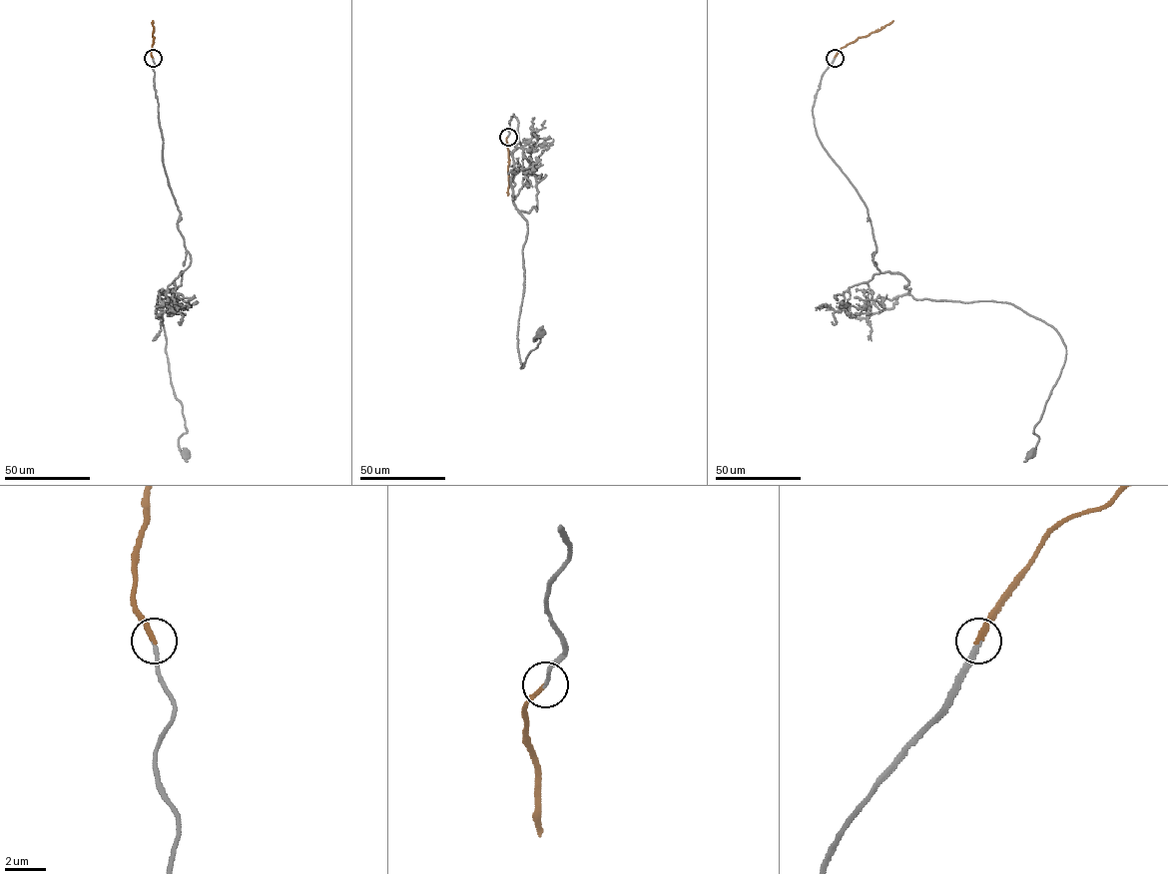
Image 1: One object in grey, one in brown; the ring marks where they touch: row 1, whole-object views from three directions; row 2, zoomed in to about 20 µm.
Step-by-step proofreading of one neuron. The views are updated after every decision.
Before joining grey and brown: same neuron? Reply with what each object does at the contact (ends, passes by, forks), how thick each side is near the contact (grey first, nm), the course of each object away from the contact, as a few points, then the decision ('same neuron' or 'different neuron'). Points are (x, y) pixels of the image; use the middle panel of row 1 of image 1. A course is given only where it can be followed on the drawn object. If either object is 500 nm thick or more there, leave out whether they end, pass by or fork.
grey ends; brown ends; calibres 200 and 240 nm; course grey (508, 136), (513, 114), (533, 174), (545, 176), (536, 211), (520, 214), (527, 227), (520, 368), (539, 333); course brown (508, 136), (507, 196); same neuron

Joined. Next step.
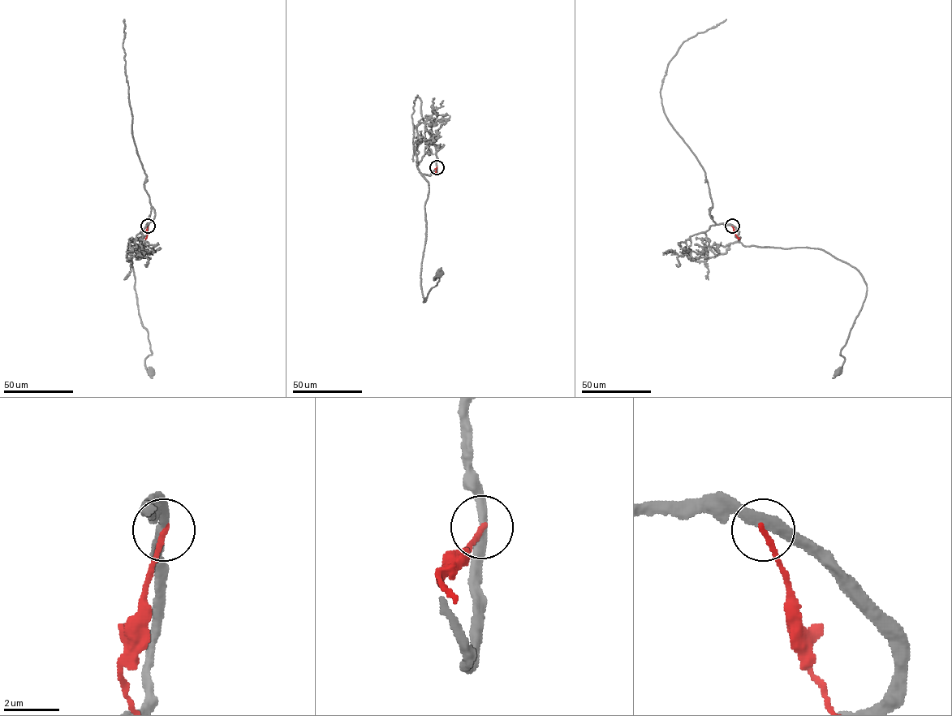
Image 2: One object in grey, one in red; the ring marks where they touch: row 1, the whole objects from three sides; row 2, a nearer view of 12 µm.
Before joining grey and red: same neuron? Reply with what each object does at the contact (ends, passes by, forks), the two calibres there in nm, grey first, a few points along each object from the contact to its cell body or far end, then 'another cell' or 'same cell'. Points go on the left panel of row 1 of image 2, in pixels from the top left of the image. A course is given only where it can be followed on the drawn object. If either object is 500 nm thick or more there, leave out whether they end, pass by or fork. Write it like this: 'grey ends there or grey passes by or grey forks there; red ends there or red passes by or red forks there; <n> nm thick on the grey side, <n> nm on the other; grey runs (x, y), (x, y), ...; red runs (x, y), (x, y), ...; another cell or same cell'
grey passes by; red ends there; 360 nm thick on the grey side, 180 nm on the other; grey runs (148, 226), (147, 235), (134, 241), (140, 246), (131, 261), (152, 351), (144, 364), (149, 371); red runs (148, 226), (145, 239); another cell

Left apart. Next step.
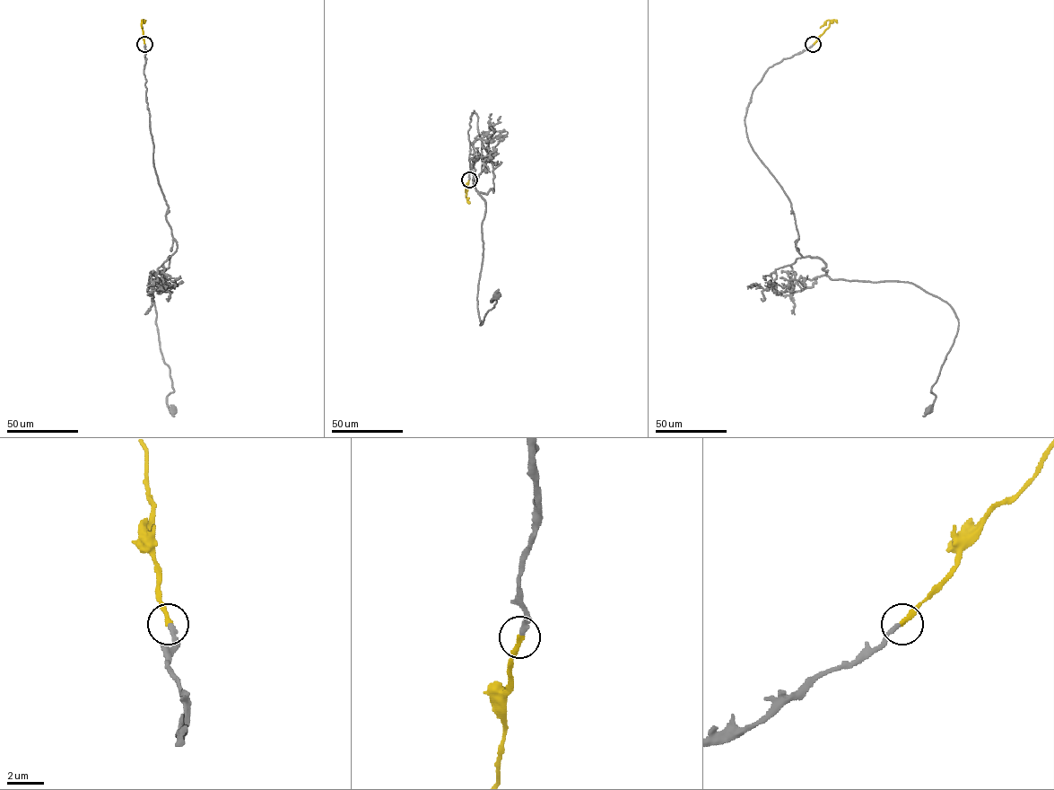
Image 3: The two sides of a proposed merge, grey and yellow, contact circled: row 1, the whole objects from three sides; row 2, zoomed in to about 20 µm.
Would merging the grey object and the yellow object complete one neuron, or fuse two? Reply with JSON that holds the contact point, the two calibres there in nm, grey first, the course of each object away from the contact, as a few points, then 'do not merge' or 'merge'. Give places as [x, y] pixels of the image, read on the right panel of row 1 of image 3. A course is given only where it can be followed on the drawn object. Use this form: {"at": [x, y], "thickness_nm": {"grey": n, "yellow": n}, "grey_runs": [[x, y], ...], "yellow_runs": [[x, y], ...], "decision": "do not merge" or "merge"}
{"at": [813, 44], "thickness_nm": {"grey": 240, "yellow": 260}, "grey_runs": [[813, 45], [753, 89], [748, 140], [791, 203], [803, 257], [832, 279], [911, 283], [953, 309], [928, 409]], "yellow_runs": [[813, 45], [829, 27], [830, 21], [820, 28]], "decision": "merge"}

